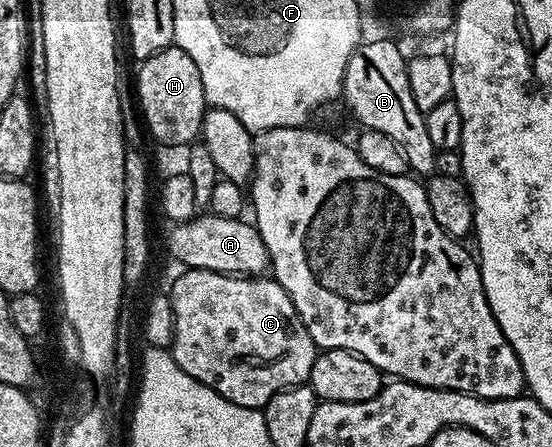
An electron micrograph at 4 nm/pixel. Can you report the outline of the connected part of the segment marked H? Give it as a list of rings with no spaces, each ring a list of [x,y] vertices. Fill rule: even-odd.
[[[169,47],[139,62],[138,68],[140,74],[136,77],[136,93],[140,96],[140,109],[144,112],[144,121],[153,139],[164,145],[187,146],[195,142],[200,137],[206,102],[202,75],[198,75],[194,59],[190,59],[186,51]]]

